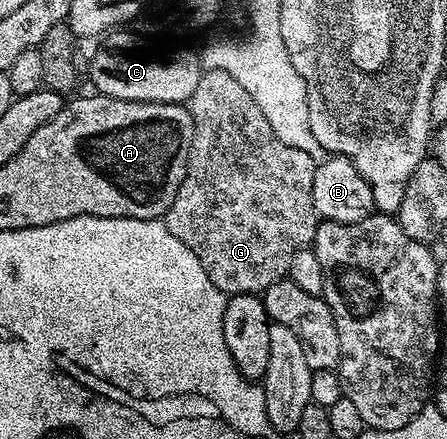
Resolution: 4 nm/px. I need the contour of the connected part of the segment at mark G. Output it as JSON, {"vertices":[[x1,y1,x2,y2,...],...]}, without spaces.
{"vertices":[[222,69,204,71,201,74,198,85,194,88,192,96,188,98,186,106,194,121,194,141,190,145,186,177,182,177,182,185,178,185,178,193,174,193,174,201,168,212,162,217,162,221,170,229,170,233,174,233,174,237,178,237,178,241,182,241,182,245,186,245,186,249,190,249,194,253,194,257,198,257,198,261,202,261,202,269,206,269,210,281,214,281,214,285,218,285,218,289,223,291,225,296,260,295,270,285,274,285,274,281,287,276,290,257,294,257,294,253,298,253,304,247,312,247,312,239,316,236,318,222,312,196,314,173,318,164,308,154,302,153,302,149,294,149,290,145,278,141,274,129,270,129,270,121,266,121,262,109,258,109,258,101,254,101,254,97,250,97,250,93,246,93,246,88,234,77,230,77,230,73,226,73]]}

